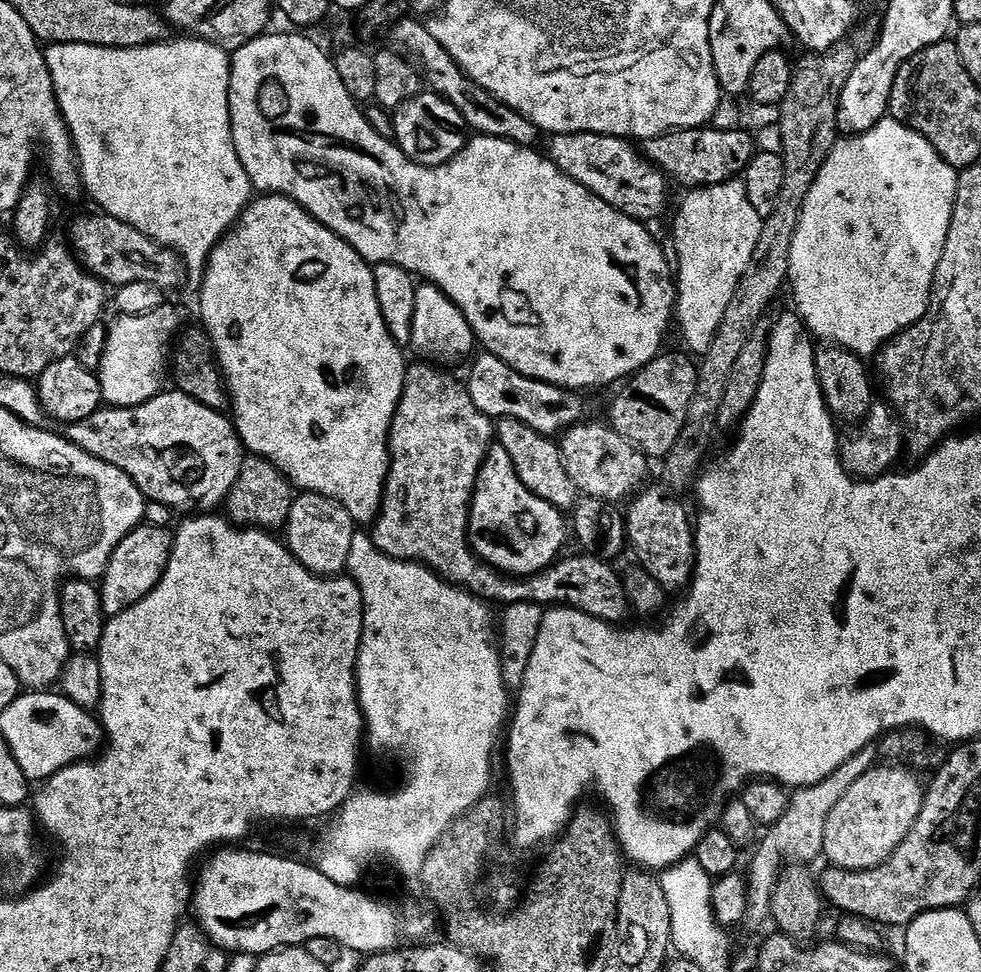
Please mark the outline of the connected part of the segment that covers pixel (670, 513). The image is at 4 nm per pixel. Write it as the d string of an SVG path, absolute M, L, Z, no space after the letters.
M648 486L631 497L628 513L622 516L624 534L627 547L636 555L635 563L651 574L665 593L679 593L691 585L692 569L696 567L694 524L690 512L688 516L687 510L674 497L667 496L672 494L660 488Z

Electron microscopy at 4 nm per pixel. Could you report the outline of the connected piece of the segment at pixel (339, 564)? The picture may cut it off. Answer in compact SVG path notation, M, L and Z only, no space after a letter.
M314 492L299 493L292 501L284 534L289 552L308 571L317 576L330 578L347 569L354 525L344 508L334 503L332 499Z

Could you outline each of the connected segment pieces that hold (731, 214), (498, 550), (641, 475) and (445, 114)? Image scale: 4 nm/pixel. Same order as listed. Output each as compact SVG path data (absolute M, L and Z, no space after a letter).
M740 178L718 186L697 188L687 195L672 220L670 236L676 251L674 320L677 325L680 323L680 336L689 349L684 348L692 354L703 354L710 350L710 342L714 342L714 334L718 334L718 326L722 326L722 314L726 314L726 306L730 306L730 298L734 298L734 290L738 290L746 266L750 266L764 217L750 206L746 186Z
M498 446L488 449L488 455L484 457L476 478L476 488L472 491L472 506L468 514L468 542L481 560L491 564L496 571L517 578L533 576L543 568L550 567L561 555L564 532L566 536L566 520L560 516L563 516L561 509L550 506L550 502L542 502L542 498L526 490L526 486L512 469L512 459L506 454L506 450Z
M576 423L559 437L558 447L562 466L570 476L570 482L574 482L577 493L585 497L605 502L627 501L645 487L649 458L607 423Z
M421 94L407 100L401 108L395 109L394 121L395 143L415 164L427 168L450 162L450 158L459 154L466 143L466 125L462 114L458 114L450 102L435 94Z

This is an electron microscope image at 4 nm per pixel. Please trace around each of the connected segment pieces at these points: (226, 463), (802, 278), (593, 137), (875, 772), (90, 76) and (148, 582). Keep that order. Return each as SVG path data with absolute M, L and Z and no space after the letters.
M177 390L161 391L159 396L133 408L101 407L100 411L90 414L90 418L67 425L66 436L94 458L104 460L126 473L134 486L138 486L145 501L153 500L168 508L185 508L188 514L197 510L208 514L219 509L216 507L219 504L221 507L227 501L236 475L246 463L246 449L240 441L240 435L236 433L233 421L223 411L210 409Z
M891 118L879 120L870 131L863 132L861 136L837 139L818 178L814 178L814 186L810 186L810 194L806 194L806 202L800 211L800 221L796 227L794 242L790 246L788 278L790 292L792 288L792 300L796 303L794 312L803 320L805 328L817 341L827 342L837 348L844 348L847 352L852 352L861 358L872 358L899 332L905 332L924 317L928 309L928 300L932 296L934 274L938 270L938 262L942 258L942 250L946 246L946 238L950 230L954 198L956 197L957 175L957 169L950 167L932 149L930 142L926 142L926 138L922 138L907 124L900 124Z
M567 132L561 136L553 135L549 140L552 141L548 144L546 155L549 160L552 160L554 166L558 170L562 170L562 174L574 178L574 182L586 186L586 190L592 195L602 198L602 202L614 206L614 210L641 222L656 220L663 214L664 207L668 204L670 181L660 169L653 168L652 163L637 149L636 153L632 149L635 147L629 141L618 136L603 136L593 132Z
M877 766L862 774L862 778L858 778L858 782L854 782L854 786L846 790L846 798L842 798L842 802L838 802L834 810L830 810L830 818L826 818L823 859L828 859L827 863L831 867L847 872L865 872L886 862L886 858L894 854L906 834L910 834L910 830L915 828L916 819L924 805L925 789L922 784L920 788L915 779L917 777L908 768L901 766Z
M169 38L158 44L147 44L146 46L138 46L137 48L103 48L102 46L90 46L89 44L48 44L44 52L44 61L48 67L50 78L52 79L53 92L56 95L56 101L60 107L60 114L64 117L64 124L68 127L68 133L72 136L72 146L76 154L76 162L80 173L80 182L83 191L88 191L88 196L97 204L99 211L105 216L113 216L118 218L118 222L126 222L126 226L134 226L134 230L142 230L142 234L146 234L146 238L150 238L154 242L161 244L163 248L169 248L171 252L176 253L179 257L183 271L186 273L186 288L192 291L192 294L199 293L200 283L204 281L204 270L208 267L208 258L216 245L224 239L224 235L232 229L232 225L236 223L237 218L248 207L254 196L254 189L250 178L246 174L246 170L242 166L242 162L238 158L238 154L234 150L232 142L232 123L229 118L228 110L228 87L230 86L230 74L232 73L232 61L229 53L223 52L218 46L214 46L210 42L199 38L180 38L184 40L175 40Z
M141 526L134 529L126 538L118 542L112 551L104 575L98 584L100 606L105 617L111 618L130 610L164 577L164 570L168 565L168 555L172 553L172 536L164 533L160 528Z

